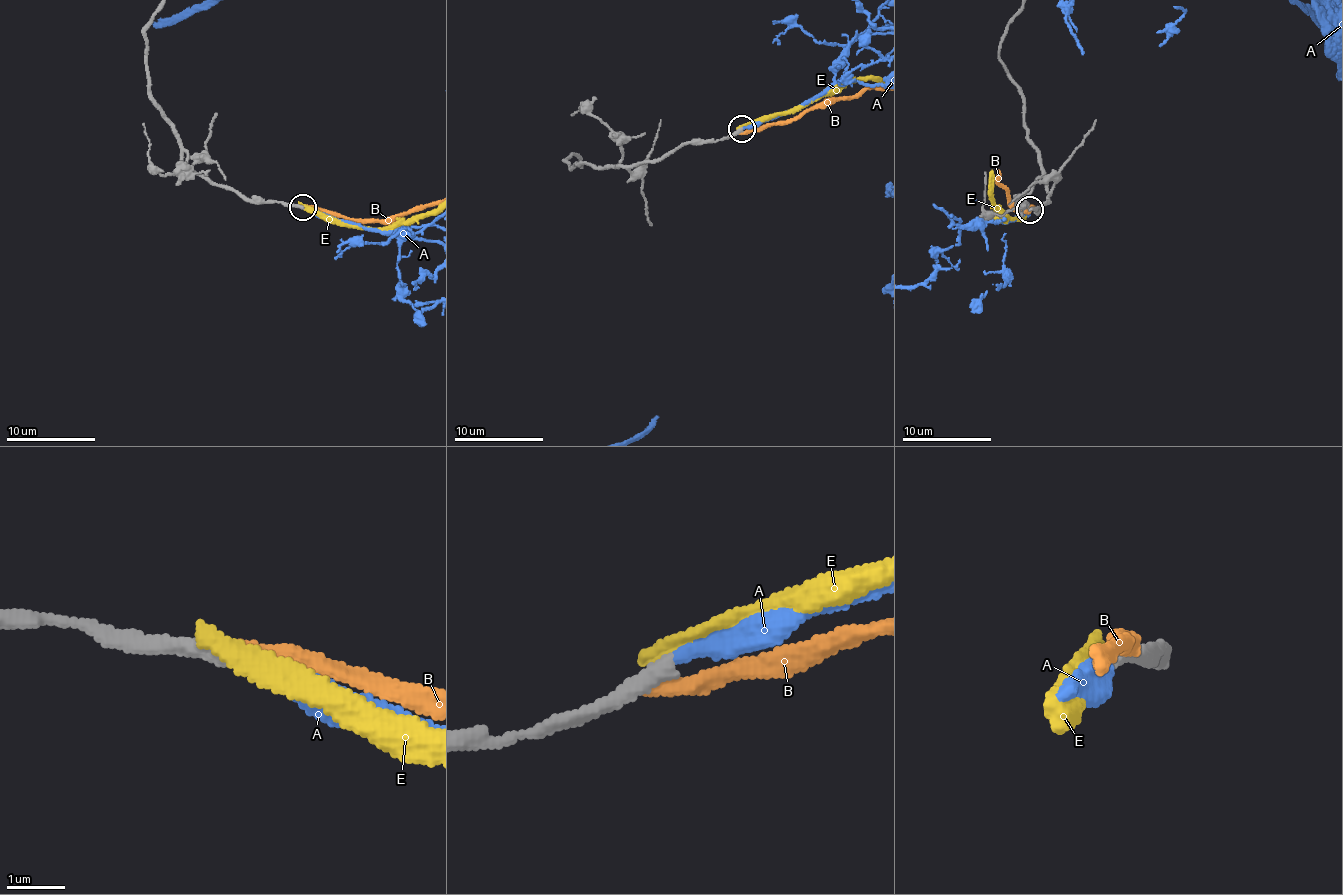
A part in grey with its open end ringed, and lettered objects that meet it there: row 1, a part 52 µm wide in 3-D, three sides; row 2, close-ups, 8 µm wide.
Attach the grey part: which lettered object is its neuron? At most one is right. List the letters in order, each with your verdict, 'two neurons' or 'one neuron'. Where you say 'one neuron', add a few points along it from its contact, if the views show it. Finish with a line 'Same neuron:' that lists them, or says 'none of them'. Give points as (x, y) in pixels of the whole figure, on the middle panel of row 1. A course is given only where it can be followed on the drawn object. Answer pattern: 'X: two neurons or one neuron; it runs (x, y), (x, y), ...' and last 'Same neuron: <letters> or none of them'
A: one neuron
B: two neurons
E: two neurons
Same neuron: A

